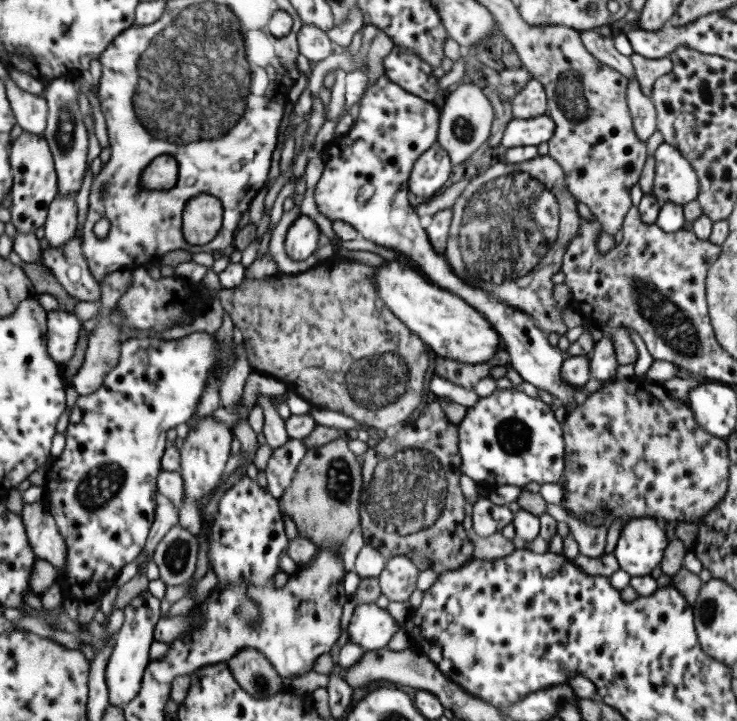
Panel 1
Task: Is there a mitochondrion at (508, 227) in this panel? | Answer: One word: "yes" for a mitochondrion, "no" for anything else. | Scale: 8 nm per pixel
yes

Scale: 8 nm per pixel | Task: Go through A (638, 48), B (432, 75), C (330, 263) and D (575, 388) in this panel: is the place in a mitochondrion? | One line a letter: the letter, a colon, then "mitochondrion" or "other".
A: other
B: other
C: other
D: other

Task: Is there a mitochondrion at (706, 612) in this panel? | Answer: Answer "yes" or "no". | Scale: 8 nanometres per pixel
yes

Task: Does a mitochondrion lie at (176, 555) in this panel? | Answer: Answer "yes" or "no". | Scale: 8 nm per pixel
yes

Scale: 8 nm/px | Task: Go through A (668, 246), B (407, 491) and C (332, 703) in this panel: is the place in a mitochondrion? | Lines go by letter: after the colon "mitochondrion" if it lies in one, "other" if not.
A: other
B: mitochondrion
C: other

